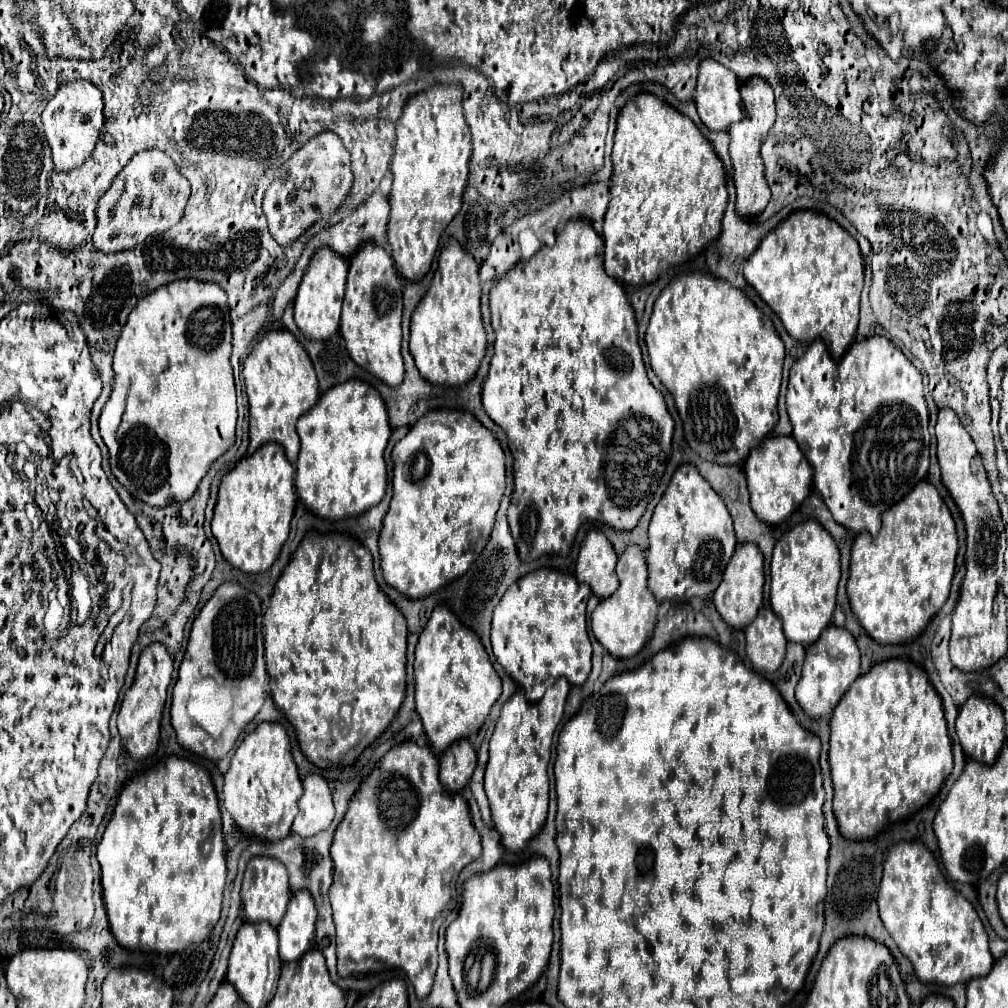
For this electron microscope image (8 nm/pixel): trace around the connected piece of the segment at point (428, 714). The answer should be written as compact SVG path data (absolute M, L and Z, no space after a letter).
M444 604L432 610L430 620L420 634L416 644L414 678L416 712L424 724L430 744L438 752L444 752L454 740L468 738L478 732L490 708L502 694L502 680L498 680L478 634L464 628L454 612Z

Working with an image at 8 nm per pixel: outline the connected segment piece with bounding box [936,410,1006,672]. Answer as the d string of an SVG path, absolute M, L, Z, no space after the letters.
M940 410L936 422L936 438L938 438L938 462L942 470L942 484L952 494L956 506L966 524L966 576L960 588L960 598L952 614L952 638L950 638L950 660L964 672L978 672L996 664L1006 654L1006 596L1000 590L1000 576L1004 572L1004 524L1000 516L1000 506L992 494L992 486L988 480L988 472L984 470L982 456L970 438L970 434L962 428L954 410Z

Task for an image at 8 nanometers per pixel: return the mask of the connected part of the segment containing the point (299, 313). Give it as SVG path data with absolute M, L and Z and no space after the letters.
M318 248L318 252L312 256L302 276L298 294L294 298L294 320L308 338L326 340L338 330L346 288L346 274L348 274L348 260L342 260L342 256L330 252L330 248Z

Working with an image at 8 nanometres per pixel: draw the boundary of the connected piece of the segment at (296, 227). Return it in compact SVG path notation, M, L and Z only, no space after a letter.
M320 132L290 156L264 194L264 214L270 234L282 246L294 242L314 222L328 218L330 212L342 204L350 186L352 172L348 150L334 132Z

